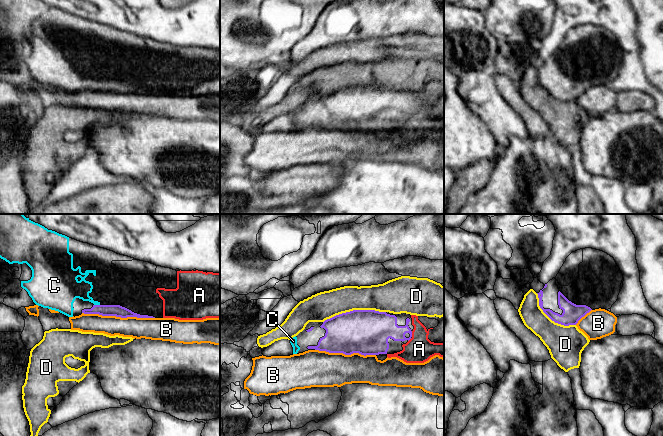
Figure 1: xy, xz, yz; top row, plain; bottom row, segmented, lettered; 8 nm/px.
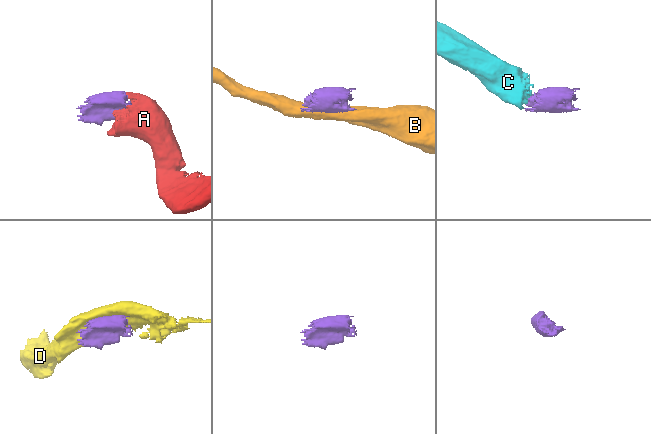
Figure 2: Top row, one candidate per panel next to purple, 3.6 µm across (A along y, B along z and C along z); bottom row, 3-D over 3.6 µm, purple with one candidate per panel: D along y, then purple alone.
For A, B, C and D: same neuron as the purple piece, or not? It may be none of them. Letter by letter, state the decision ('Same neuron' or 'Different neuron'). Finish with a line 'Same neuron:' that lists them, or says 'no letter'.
A: Same neuron
B: Different neuron
C: Same neuron
D: Different neuron
Same neuron: A, C

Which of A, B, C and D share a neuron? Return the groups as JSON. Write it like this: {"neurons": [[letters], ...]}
{"neurons": [["A", "C"], ["B"], ["D"]]}

